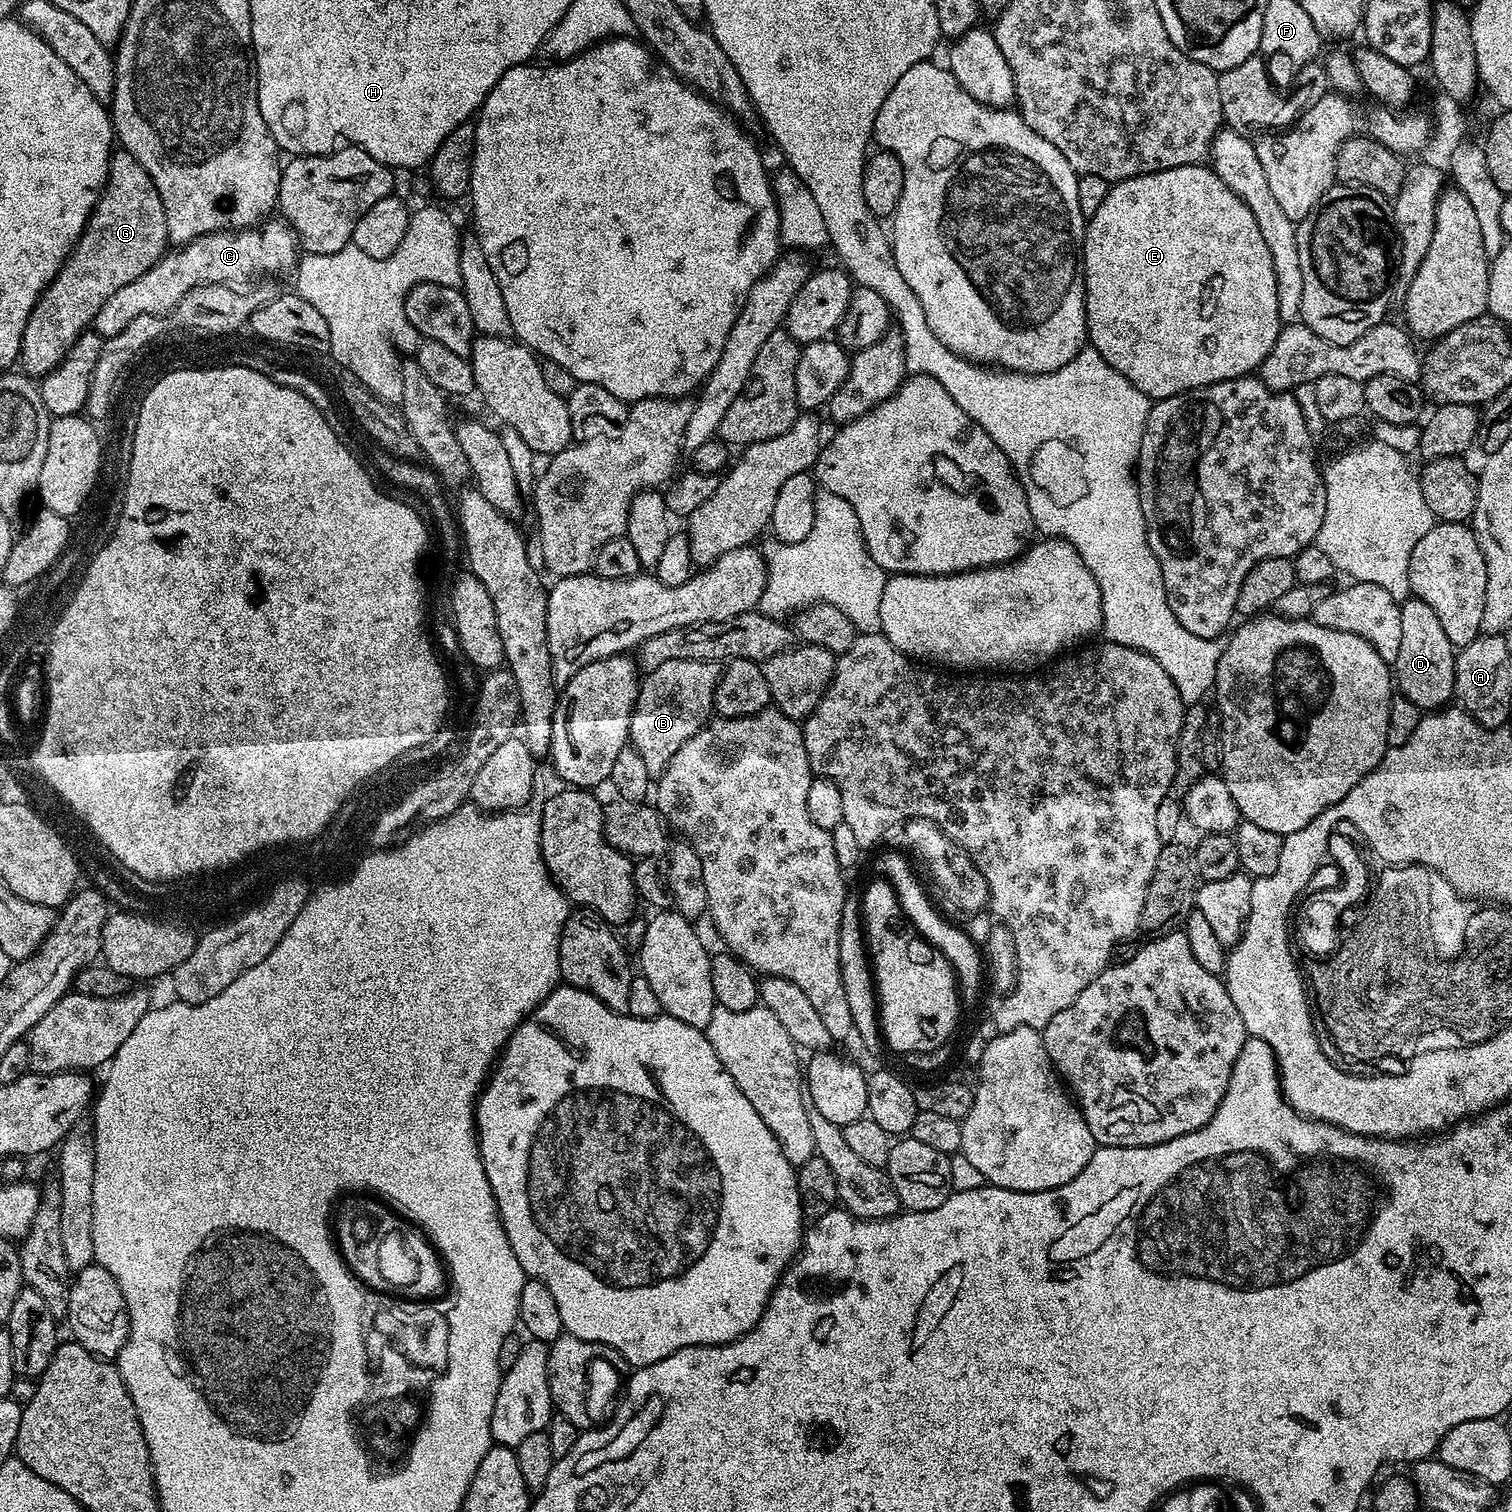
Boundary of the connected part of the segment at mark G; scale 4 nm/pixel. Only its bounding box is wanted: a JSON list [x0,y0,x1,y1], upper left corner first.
[18,150,169,378]

